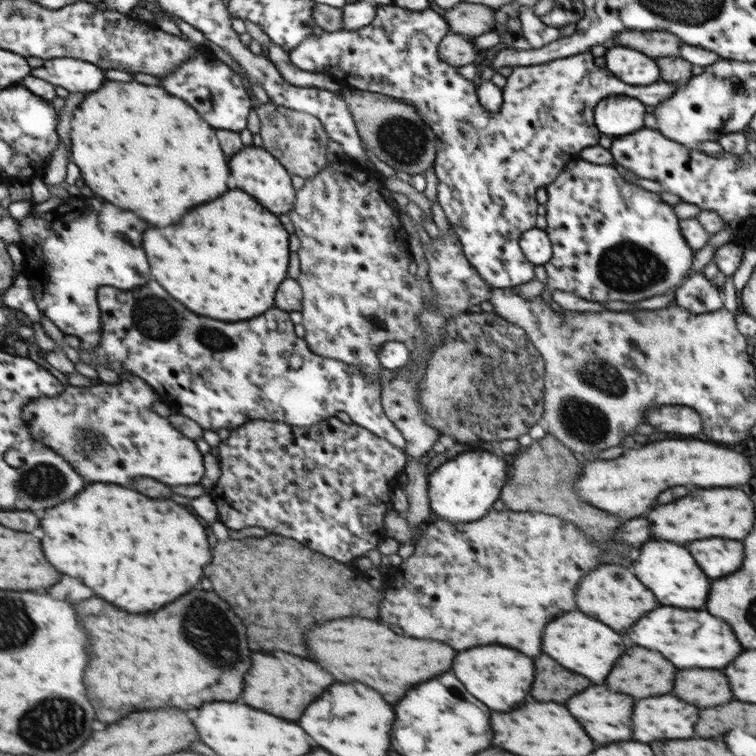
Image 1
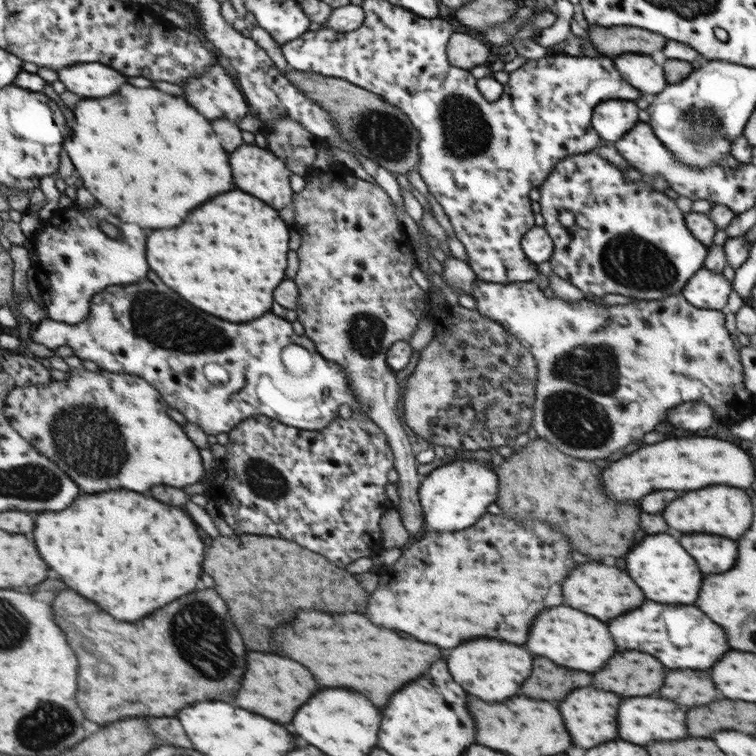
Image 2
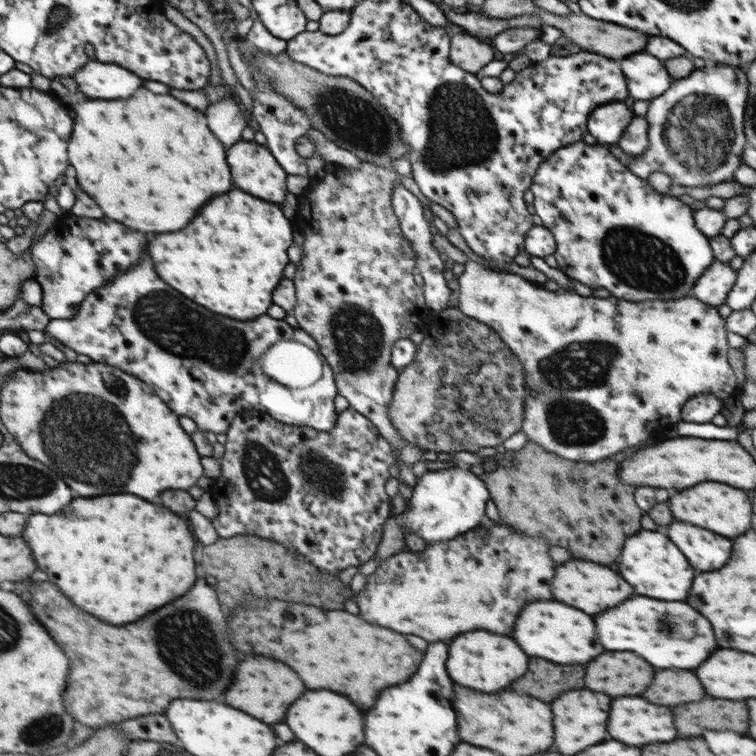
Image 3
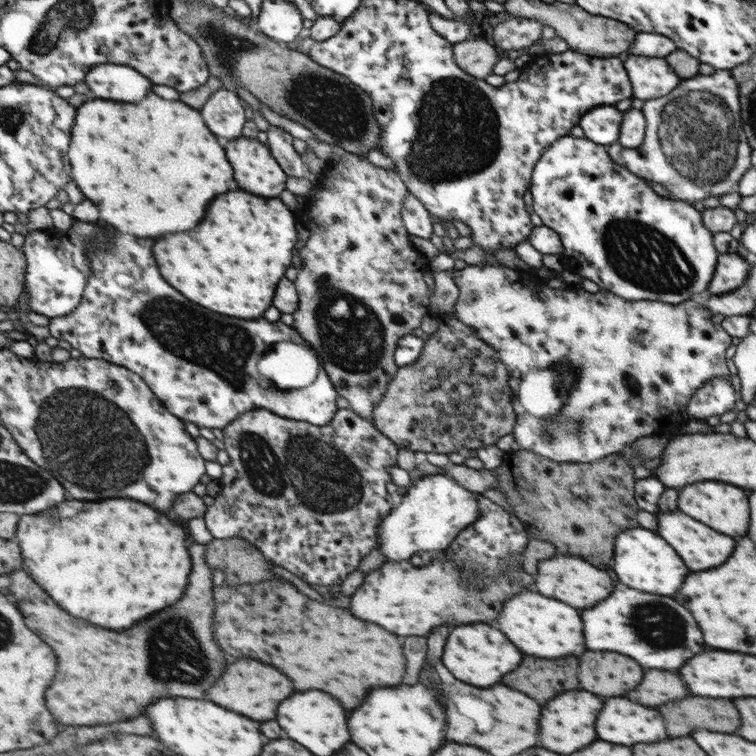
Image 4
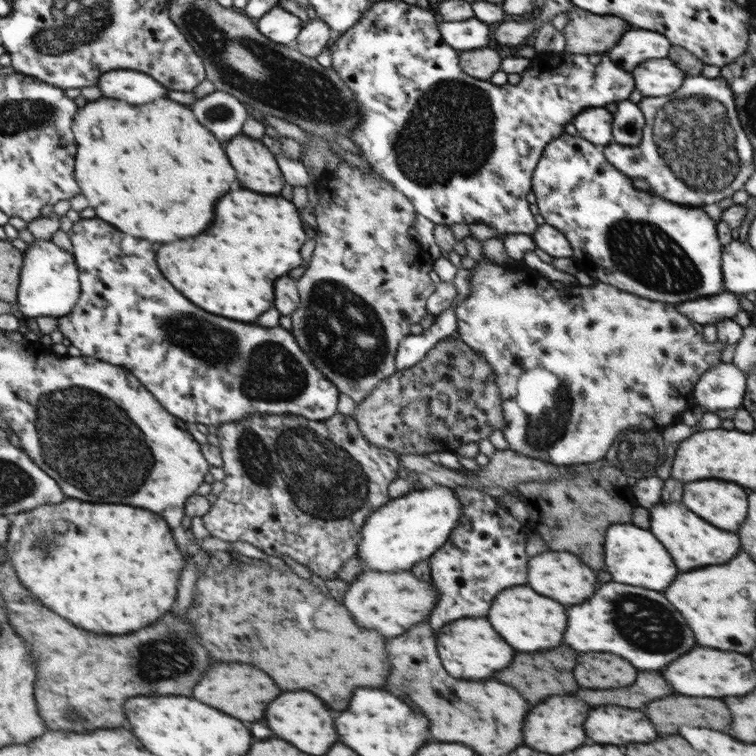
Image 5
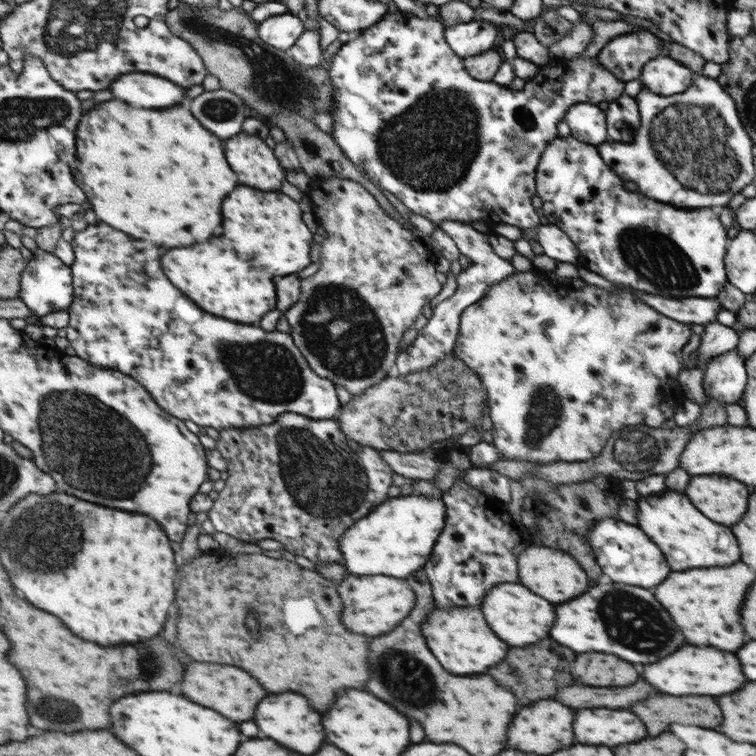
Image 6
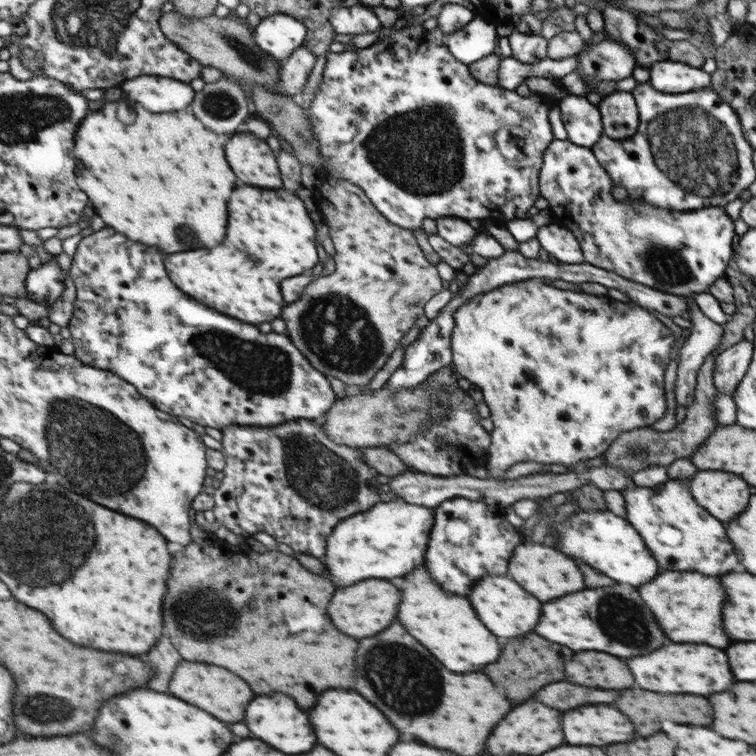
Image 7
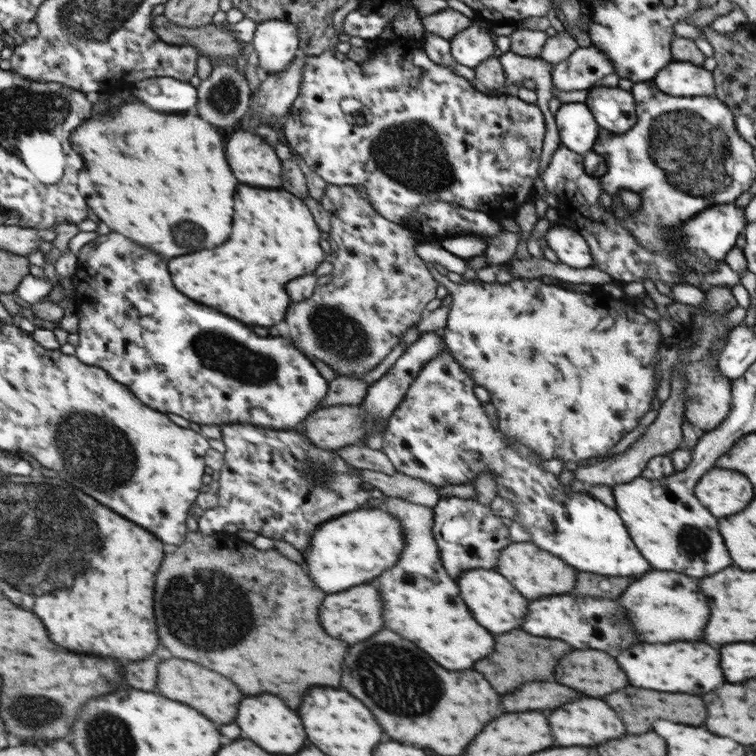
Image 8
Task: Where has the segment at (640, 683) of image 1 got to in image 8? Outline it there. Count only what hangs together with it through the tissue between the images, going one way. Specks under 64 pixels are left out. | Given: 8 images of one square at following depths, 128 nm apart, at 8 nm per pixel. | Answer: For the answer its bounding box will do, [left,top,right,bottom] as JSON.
[552,650,627,696]

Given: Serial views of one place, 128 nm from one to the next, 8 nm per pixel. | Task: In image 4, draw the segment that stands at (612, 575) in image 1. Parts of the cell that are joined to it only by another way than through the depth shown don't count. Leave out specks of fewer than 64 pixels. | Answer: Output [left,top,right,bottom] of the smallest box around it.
[533,554,613,608]

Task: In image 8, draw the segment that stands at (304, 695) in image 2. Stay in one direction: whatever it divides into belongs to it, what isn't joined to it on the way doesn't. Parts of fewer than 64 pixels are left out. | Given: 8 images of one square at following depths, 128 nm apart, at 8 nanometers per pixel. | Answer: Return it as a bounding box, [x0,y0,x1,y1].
[157,658,241,724]

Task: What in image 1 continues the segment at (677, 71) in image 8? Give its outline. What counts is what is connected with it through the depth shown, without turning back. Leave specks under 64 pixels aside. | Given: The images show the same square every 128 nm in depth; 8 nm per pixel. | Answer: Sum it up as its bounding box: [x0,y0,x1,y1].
[605,46,659,86]

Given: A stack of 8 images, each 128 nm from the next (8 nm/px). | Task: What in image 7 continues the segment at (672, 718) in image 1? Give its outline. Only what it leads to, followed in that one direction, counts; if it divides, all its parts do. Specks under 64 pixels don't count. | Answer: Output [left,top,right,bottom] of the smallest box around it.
[561,704,633,746]

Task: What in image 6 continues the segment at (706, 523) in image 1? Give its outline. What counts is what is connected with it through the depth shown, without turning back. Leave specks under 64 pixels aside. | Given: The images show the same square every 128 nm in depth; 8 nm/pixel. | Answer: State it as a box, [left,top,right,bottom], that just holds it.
[685,476,747,526]

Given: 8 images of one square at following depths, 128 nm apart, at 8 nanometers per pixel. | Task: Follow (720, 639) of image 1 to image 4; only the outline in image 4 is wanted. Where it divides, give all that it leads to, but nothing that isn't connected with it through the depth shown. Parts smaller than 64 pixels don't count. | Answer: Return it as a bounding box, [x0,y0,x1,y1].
[581,586,703,670]

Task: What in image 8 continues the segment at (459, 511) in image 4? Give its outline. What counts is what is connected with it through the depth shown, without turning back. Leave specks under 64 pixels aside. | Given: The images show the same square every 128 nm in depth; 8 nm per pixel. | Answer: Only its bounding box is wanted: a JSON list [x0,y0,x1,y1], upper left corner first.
[302,507,405,594]

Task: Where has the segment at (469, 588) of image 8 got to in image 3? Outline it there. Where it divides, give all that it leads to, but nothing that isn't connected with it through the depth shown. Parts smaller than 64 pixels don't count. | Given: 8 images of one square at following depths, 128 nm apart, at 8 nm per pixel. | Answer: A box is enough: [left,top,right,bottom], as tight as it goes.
[511,600,601,664]

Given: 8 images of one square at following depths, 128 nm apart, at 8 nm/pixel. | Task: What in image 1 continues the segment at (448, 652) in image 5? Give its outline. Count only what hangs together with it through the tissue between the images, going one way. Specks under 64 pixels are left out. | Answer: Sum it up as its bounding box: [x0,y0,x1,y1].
[453,646,533,712]

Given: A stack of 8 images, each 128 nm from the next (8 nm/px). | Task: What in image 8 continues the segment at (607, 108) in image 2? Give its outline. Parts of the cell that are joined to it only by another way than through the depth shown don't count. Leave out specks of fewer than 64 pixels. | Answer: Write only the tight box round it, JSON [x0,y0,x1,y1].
[554,103,601,155]

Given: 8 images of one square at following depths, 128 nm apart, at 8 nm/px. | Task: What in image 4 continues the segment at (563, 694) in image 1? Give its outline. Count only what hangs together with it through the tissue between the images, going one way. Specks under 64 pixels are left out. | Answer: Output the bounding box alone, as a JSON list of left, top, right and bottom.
[505,656,577,702]

